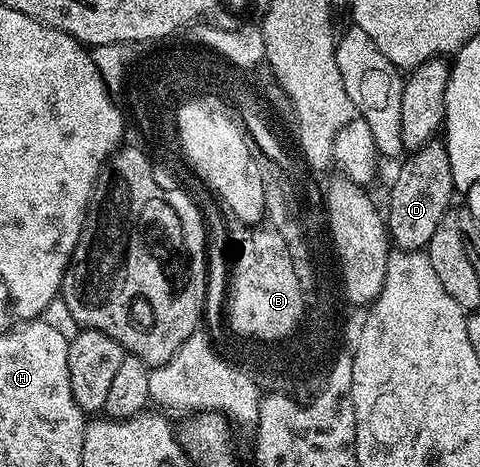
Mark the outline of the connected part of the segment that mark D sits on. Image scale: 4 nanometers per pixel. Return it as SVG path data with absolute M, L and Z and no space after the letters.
M443 141L429 142L418 151L410 152L399 165L399 172L391 183L391 196L385 206L387 233L390 242L398 250L423 251L437 225L441 225L441 221L452 210L451 198L457 195L453 169L449 169L447 144Z

